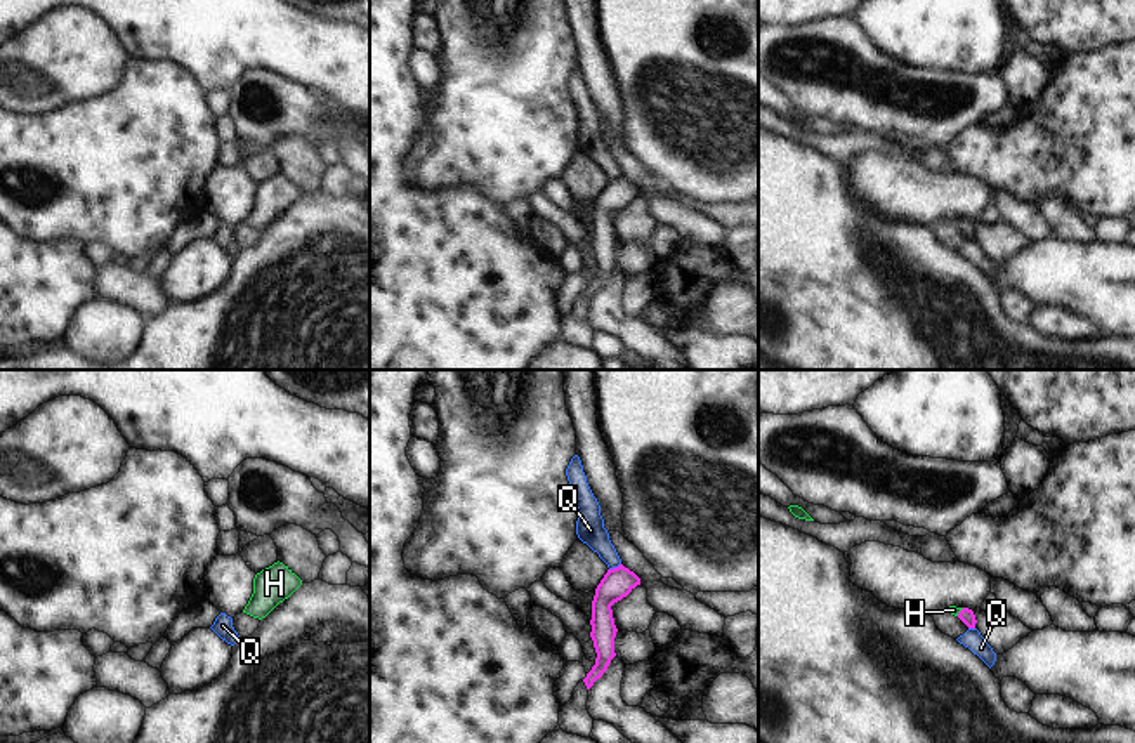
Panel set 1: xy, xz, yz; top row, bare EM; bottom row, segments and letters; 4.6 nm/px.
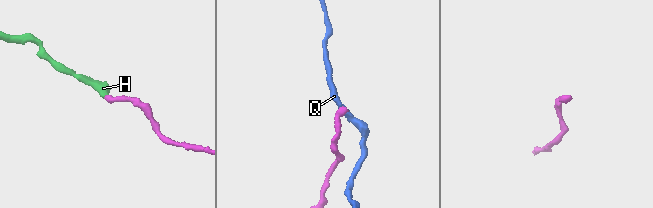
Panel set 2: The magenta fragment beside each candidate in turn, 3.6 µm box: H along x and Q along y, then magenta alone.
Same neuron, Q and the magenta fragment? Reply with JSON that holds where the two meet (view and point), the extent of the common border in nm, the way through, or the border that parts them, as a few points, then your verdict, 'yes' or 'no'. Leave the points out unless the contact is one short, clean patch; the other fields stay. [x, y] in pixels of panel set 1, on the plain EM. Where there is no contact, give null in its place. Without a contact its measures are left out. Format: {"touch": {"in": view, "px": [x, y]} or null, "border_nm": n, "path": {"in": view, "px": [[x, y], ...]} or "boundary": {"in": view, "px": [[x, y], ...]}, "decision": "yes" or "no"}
{"touch": {"in": "xz", "px": [615, 179]}, "border_nm": 70, "boundary": {"in": "xz", "px": [[620, 174], [610, 181]]}, "decision": "no"}

